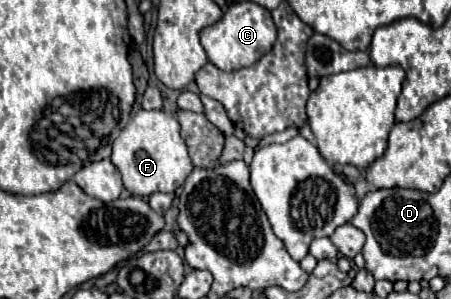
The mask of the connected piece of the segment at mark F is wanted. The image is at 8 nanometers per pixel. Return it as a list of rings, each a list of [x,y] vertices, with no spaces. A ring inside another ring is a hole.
[[[139,109],[113,143],[111,161],[123,175],[123,185],[135,197],[149,197],[157,191],[175,193],[193,171],[191,157],[181,137],[179,121],[165,111]]]

